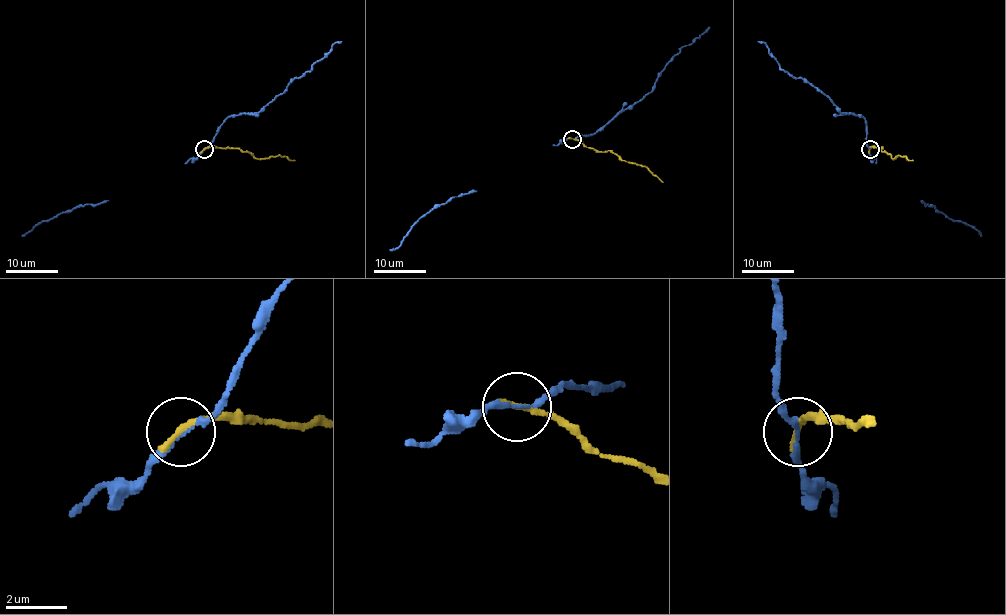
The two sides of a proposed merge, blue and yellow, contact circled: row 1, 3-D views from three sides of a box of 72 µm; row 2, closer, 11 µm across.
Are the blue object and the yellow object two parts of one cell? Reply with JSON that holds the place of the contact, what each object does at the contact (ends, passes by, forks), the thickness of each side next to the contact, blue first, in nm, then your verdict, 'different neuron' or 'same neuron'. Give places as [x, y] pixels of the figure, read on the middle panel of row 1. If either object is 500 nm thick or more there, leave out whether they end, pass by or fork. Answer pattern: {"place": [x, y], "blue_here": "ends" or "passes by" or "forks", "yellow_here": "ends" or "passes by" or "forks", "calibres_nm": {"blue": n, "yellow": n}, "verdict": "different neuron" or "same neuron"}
{"place": [572, 139], "blue_here": "passes by", "yellow_here": "ends", "calibres_nm": {"blue": 150, "yellow": 280}, "verdict": "different neuron"}

